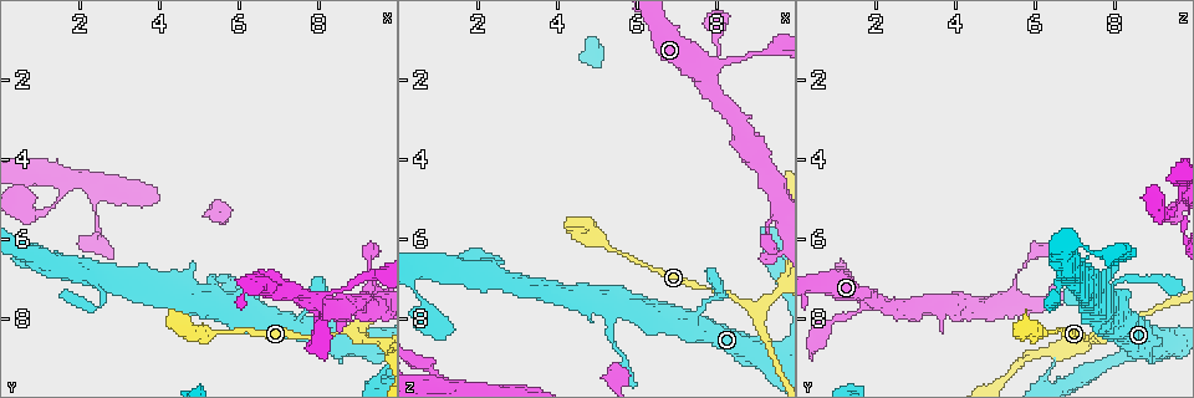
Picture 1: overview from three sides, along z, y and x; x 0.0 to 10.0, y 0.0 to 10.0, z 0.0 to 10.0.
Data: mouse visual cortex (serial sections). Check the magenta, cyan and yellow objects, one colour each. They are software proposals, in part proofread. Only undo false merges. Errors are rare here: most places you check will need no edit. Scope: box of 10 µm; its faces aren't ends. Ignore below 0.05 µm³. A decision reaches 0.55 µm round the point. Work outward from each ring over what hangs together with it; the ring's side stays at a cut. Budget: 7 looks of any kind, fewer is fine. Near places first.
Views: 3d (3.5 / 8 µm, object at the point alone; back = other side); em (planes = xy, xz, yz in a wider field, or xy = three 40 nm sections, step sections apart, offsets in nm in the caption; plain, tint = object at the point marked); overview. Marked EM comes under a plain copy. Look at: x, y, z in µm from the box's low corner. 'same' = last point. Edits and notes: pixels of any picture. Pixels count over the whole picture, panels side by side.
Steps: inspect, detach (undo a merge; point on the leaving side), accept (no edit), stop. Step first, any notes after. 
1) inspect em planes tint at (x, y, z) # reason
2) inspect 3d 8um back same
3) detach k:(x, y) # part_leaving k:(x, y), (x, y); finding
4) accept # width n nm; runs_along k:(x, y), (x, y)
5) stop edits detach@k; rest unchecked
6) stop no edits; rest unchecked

inspect 3d 3.5um at (7.05, 8.15, 8.00) # four or more arms meet

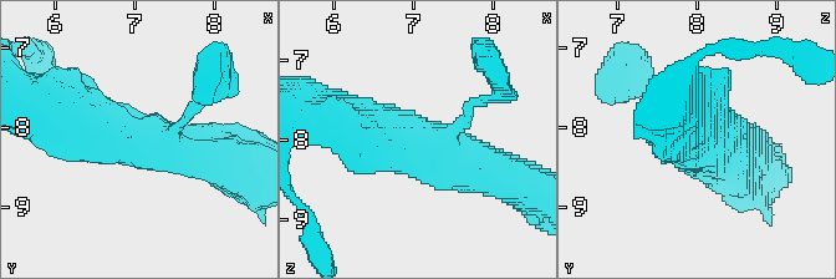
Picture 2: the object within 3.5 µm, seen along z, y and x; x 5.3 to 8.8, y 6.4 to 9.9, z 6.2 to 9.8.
inspect em xy step 3 tint at (7.00, 8.20, 8.10)

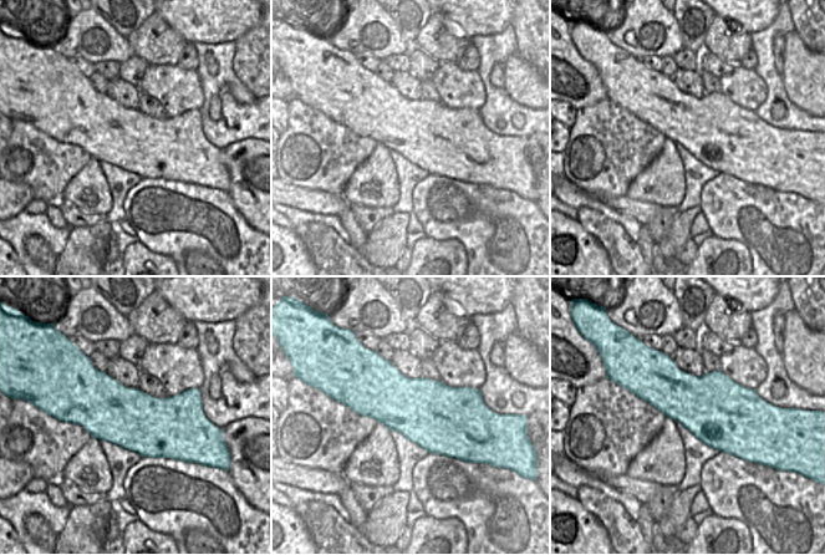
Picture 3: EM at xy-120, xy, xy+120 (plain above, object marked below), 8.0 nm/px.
inspect em xy step 5 tint same

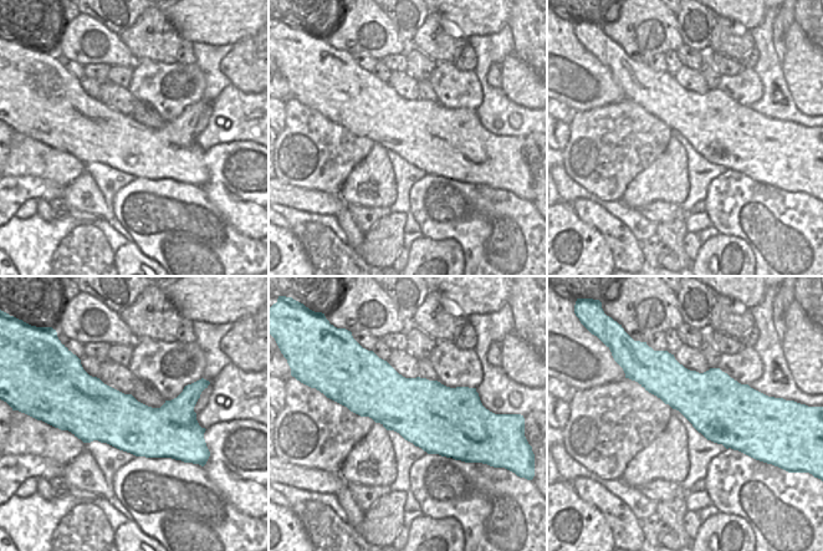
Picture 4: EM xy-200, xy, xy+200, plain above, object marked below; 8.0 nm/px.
accept # continuous, no second cell

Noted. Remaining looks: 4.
inspect 3d 8um at (9.30, 6.95, 5.60) # sudden change in width

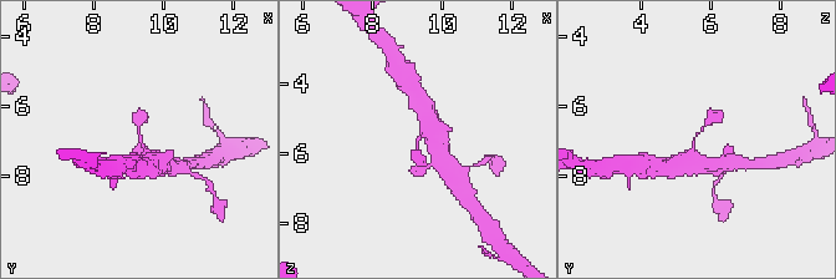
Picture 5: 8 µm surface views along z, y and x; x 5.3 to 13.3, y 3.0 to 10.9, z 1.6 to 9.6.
inspect em xy step 1 tint same # arm_widths 250, 450 nm; now the EM

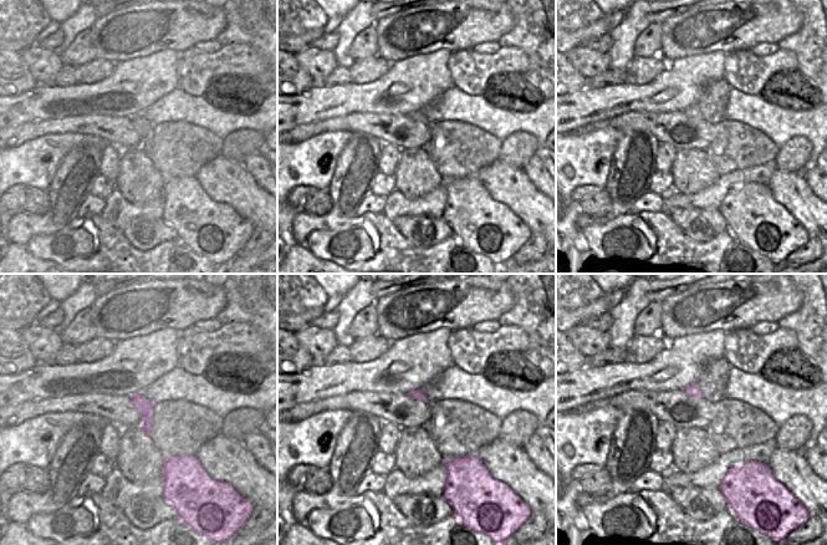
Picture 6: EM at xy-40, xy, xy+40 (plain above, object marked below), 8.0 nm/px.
accept # runs_along 5:(683, 163), (696, 135), (720, 117); continuous, no second cell

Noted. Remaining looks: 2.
inspect 3d 3.5um at (9.00, 8.45, 7.70) # three-way junction

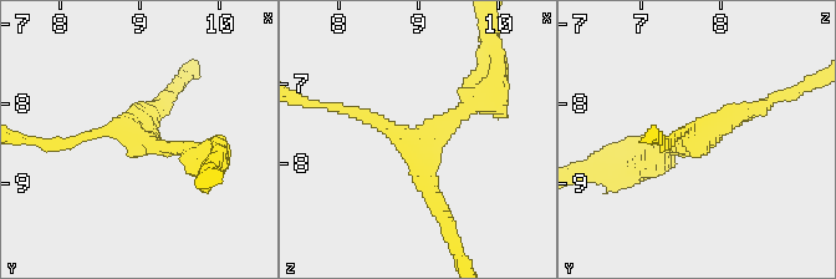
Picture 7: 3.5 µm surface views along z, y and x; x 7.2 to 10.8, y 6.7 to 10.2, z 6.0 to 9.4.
inspect em xy step 5 tint at (9.00, 8.45, 7.70) # arms 3; arm_widths 150, 200, 200 nm

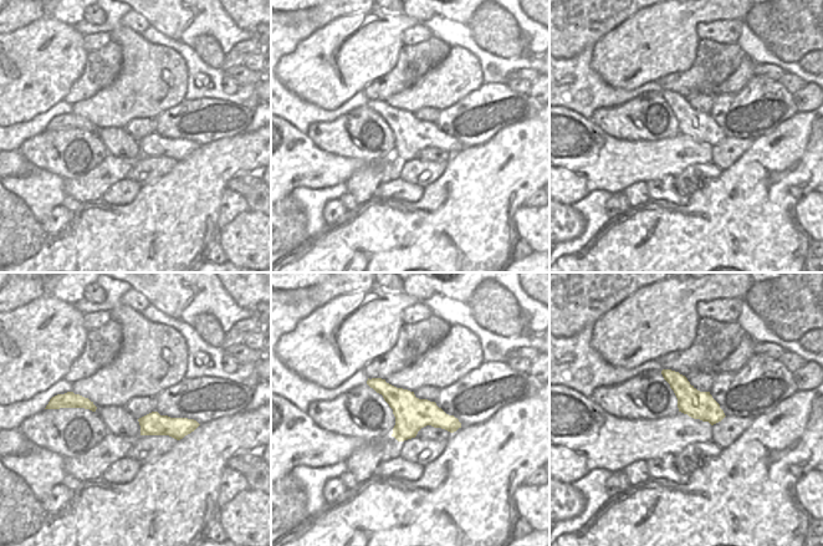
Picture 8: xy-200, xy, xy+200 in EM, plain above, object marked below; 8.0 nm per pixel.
accept # runs_along 7:(70, 145), (127, 133), (208, 160); continuous, no second cell

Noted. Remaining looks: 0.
stop no edits; rest unchecked

